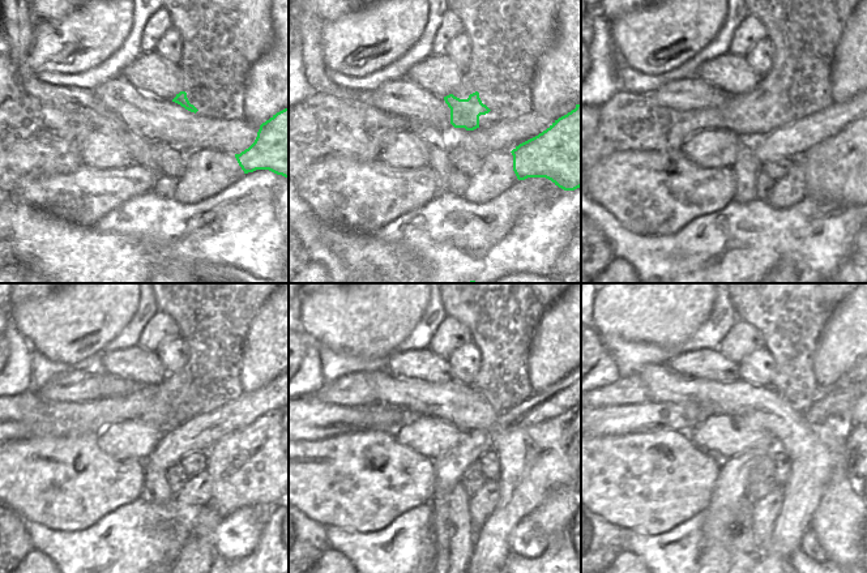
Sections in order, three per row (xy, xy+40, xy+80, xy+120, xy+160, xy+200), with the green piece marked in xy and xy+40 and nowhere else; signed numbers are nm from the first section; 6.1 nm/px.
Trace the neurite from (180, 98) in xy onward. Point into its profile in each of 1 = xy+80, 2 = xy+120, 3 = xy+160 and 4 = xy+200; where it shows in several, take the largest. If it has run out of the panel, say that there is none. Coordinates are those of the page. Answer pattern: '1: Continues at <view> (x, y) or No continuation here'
1: Continues at xy+80 (744, 111)
2: Continues at xy+120 (159, 402)
3: Continues at xy+160 (533, 461)
4: Continues at xy+200 (816, 449).

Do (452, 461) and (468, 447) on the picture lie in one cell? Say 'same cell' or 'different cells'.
same cell

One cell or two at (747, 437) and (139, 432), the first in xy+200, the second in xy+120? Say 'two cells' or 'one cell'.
one cell

